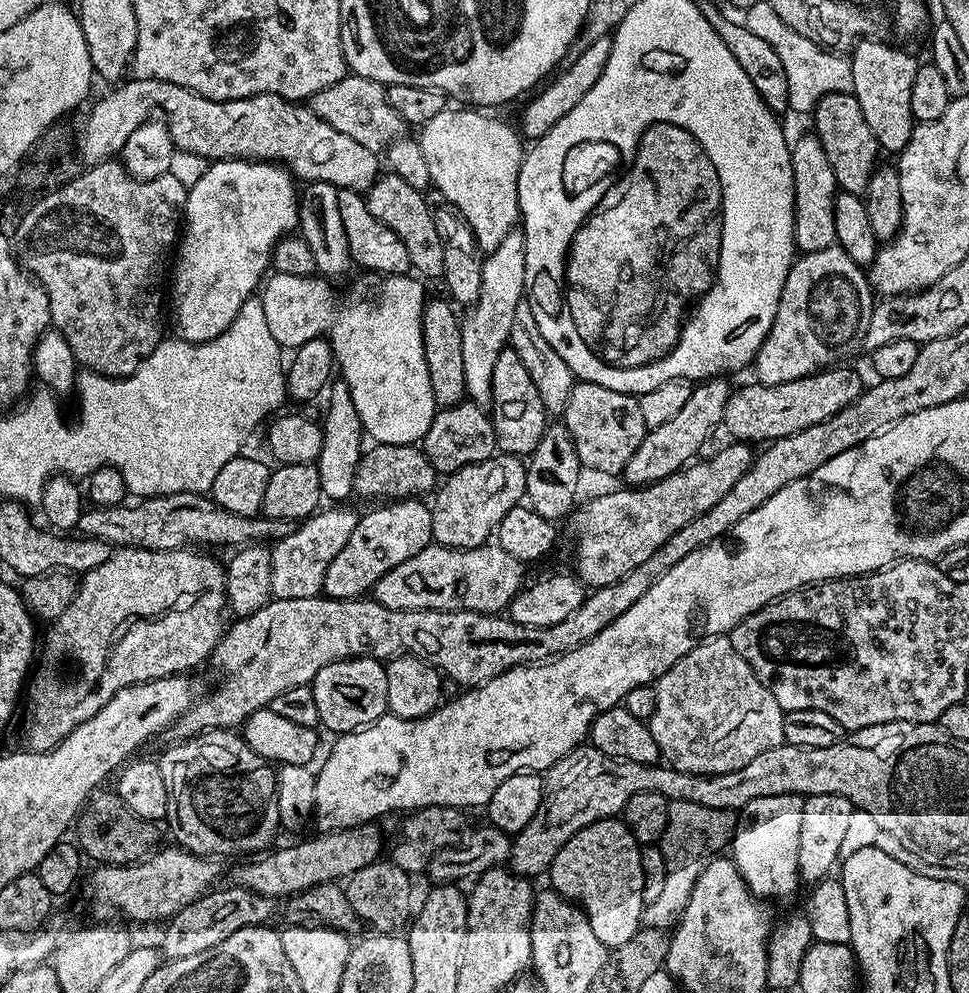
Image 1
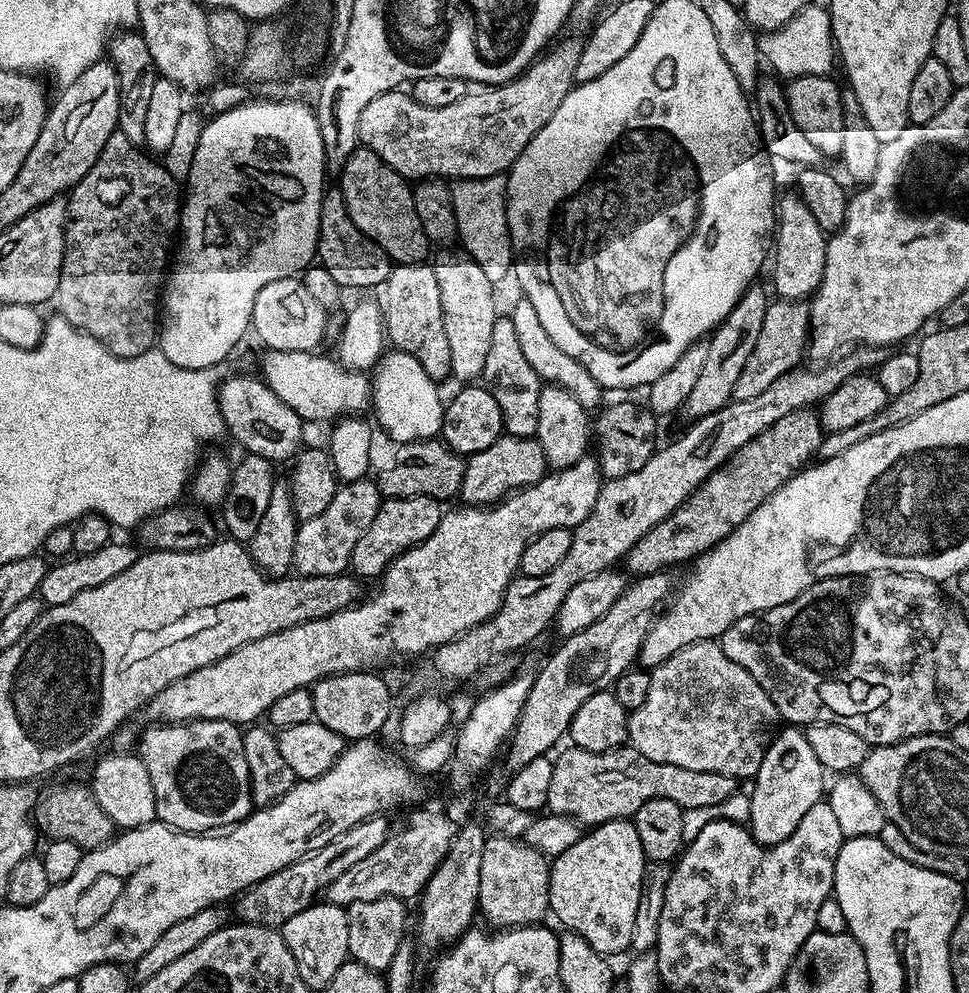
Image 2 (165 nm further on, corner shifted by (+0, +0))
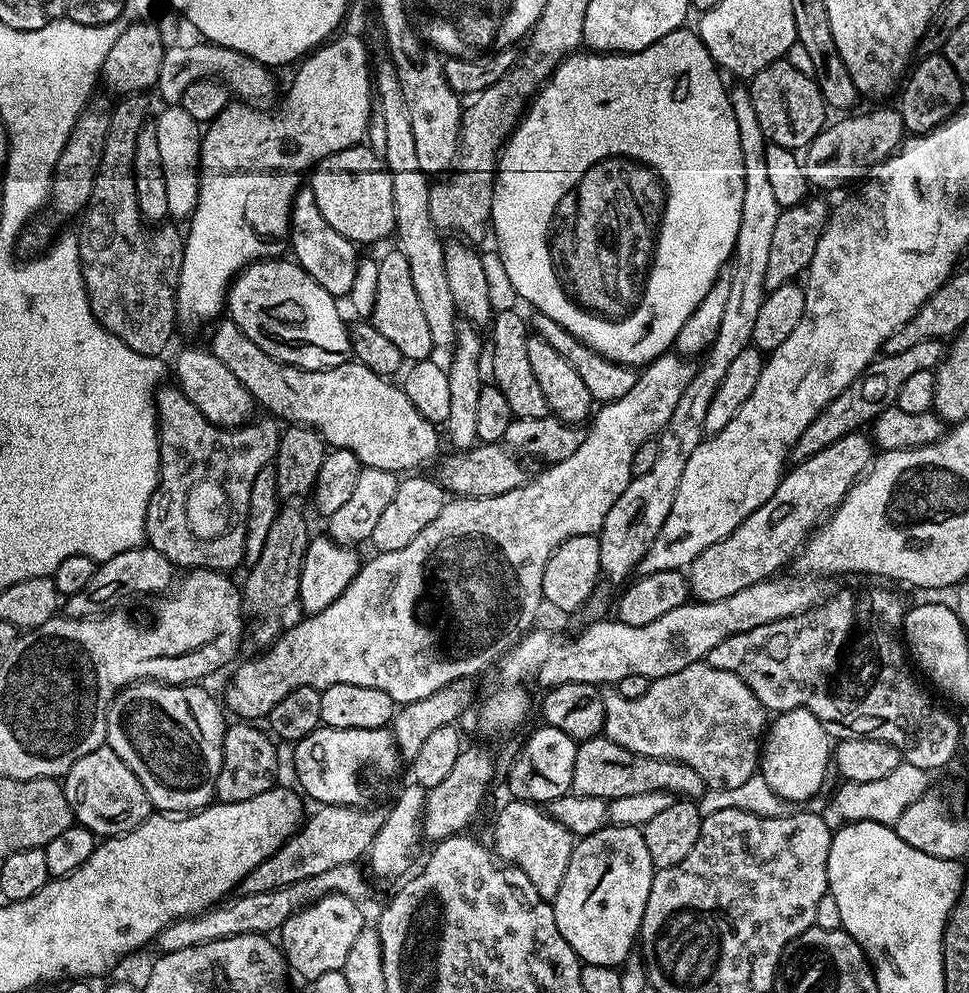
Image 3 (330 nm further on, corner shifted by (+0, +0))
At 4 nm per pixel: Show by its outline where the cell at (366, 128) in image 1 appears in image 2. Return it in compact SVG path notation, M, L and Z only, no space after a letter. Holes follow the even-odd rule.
M572 36L565 44L558 44L533 60L512 80L507 80L499 86L469 90L462 98L458 98L458 102L453 102L450 106L422 106L404 90L378 94L378 98L366 105L366 110L362 110L362 114L354 122L355 135L359 143L378 154L378 158L386 166L390 166L398 175L412 182L425 178L447 178L457 182L488 179L507 173L512 163L522 154L522 150L526 150L529 142L536 137L538 130L542 130L542 126L546 126L546 122L554 118L554 110L562 106L562 98L566 98L566 94L570 94L576 84L576 67L578 58L582 58L584 40Z

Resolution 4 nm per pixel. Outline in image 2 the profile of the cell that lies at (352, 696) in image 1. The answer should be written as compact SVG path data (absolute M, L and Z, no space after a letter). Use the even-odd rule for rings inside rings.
M361 670L358 672L340 672L336 676L327 676L316 681L311 685L310 691L314 698L314 717L322 725L330 730L334 730L334 734L343 736L345 741L366 740L375 737L381 731L386 716L390 712L390 708L394 699L394 692L388 689L388 684L382 677L376 676L375 671Z

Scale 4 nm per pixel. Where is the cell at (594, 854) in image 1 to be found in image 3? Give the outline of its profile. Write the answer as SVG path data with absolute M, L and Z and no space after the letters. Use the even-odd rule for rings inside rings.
M612 824L575 841L566 878L550 902L554 922L584 964L616 968L633 955L654 869L639 827Z

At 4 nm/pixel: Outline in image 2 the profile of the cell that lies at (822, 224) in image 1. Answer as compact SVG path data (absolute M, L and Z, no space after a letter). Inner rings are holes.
M789 190L785 196L783 193L778 200L778 219L774 225L776 261L772 264L772 284L779 299L803 301L815 293L822 282L827 245L828 236L818 226L814 214L810 214L810 206L795 191Z

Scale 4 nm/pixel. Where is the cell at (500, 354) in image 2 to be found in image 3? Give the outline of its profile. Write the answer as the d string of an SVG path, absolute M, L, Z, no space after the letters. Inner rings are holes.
M516 308L497 312L492 317L492 376L494 387L510 402L510 410L517 420L533 420L549 415L548 403L542 394L542 386L538 386L538 378L534 378L532 358L533 349L528 349L530 324L519 316Z

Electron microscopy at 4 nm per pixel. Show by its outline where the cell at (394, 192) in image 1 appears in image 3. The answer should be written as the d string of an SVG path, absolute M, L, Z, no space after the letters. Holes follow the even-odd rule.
M367 146L338 150L311 169L310 186L322 218L357 246L376 244L395 233L394 186L385 162Z

